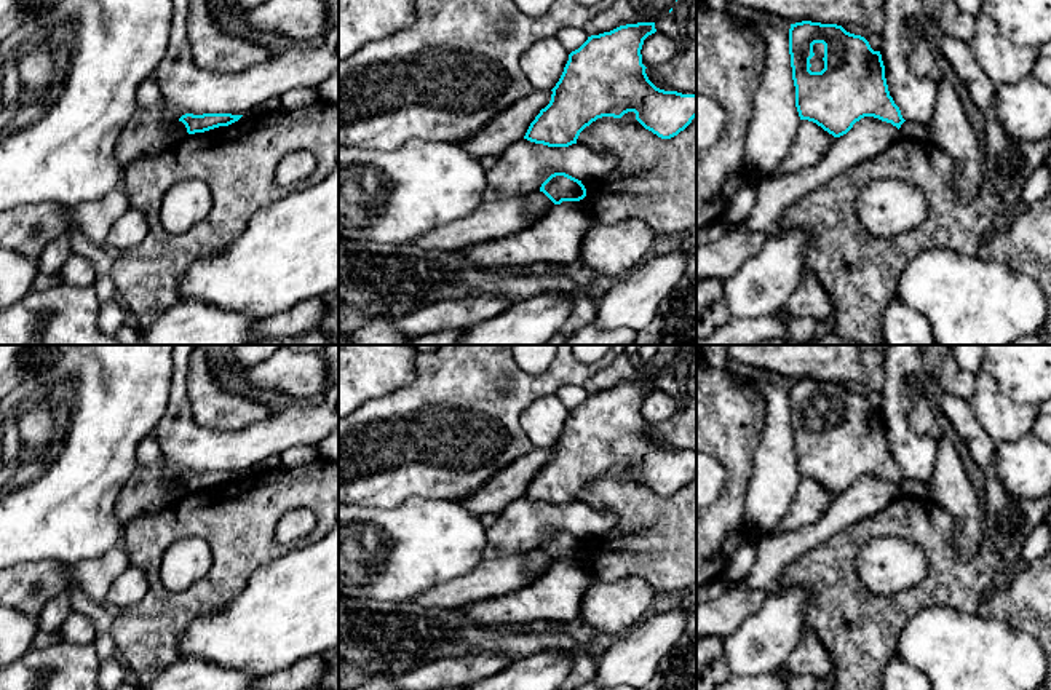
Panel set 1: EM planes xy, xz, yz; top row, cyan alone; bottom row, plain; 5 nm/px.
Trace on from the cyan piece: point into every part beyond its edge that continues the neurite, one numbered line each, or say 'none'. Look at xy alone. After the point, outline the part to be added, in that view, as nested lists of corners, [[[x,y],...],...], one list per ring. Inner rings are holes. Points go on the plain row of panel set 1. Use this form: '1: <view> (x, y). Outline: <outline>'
none

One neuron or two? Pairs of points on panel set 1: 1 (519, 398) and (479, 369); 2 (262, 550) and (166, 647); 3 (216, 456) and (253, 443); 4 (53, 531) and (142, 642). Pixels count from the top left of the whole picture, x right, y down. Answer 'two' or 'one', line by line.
1: one
2: one
3: one
4: two

